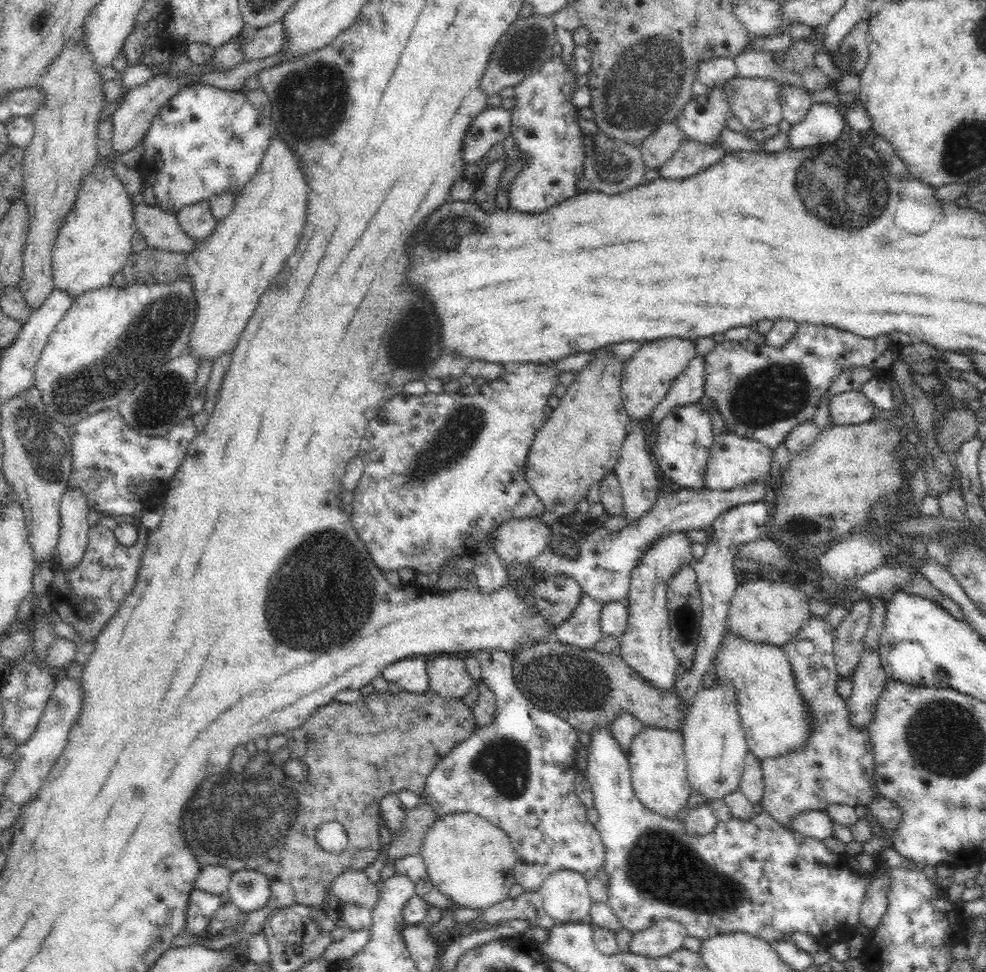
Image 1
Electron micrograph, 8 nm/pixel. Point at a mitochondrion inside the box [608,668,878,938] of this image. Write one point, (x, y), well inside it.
(660, 865)

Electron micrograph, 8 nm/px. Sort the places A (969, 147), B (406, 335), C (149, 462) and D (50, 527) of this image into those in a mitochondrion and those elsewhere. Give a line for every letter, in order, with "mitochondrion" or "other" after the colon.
A: mitochondrion
B: mitochondrion
C: other
D: other

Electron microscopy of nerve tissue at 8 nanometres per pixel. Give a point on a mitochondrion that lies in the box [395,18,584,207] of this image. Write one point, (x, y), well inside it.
(522, 50)

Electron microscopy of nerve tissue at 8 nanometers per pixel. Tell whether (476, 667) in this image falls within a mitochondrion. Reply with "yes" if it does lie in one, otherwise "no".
no

